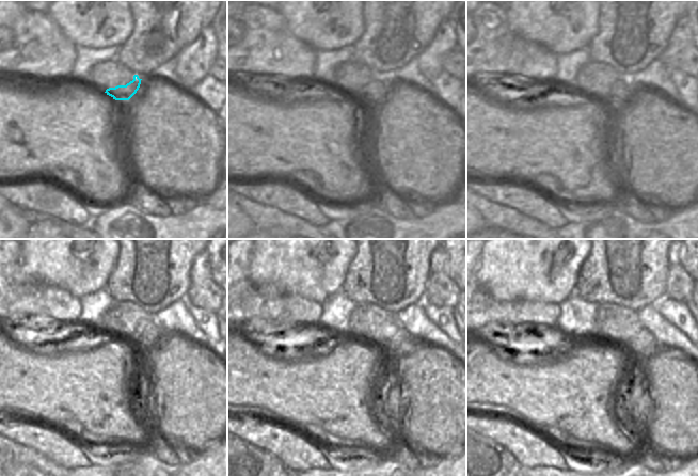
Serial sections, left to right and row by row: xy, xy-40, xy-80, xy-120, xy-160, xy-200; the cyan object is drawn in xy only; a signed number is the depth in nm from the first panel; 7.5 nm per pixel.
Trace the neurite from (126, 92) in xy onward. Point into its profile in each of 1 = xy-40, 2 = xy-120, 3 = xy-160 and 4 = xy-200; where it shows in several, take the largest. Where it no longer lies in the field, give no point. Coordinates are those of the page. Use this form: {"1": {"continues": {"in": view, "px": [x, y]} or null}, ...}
{"1": {"continues": {"in": "xy-40", "px": [371, 93]}}, "2": {"continues": {"in": "xy-120", "px": [153, 332]}}, "3": {"continues": {"in": "xy-160", "px": [392, 345]}}, "4": {"continues": {"in": "xy-200", "px": [644, 343]}}}

